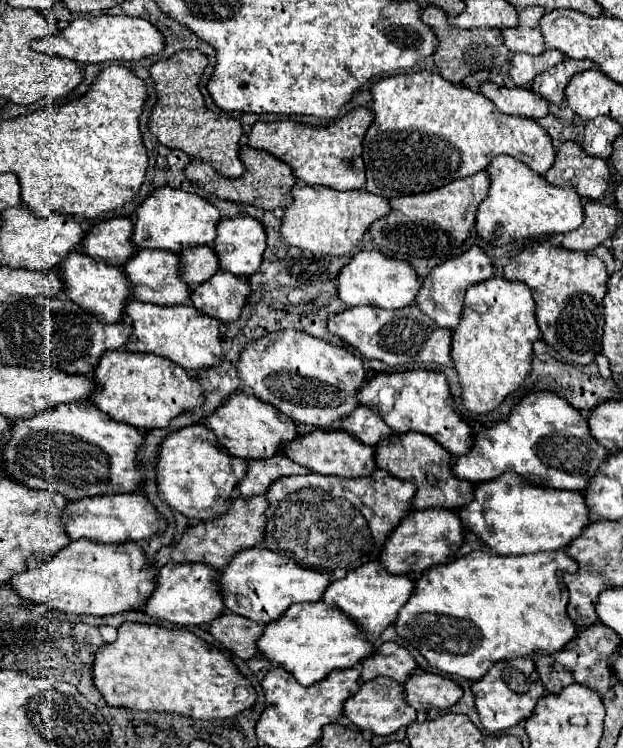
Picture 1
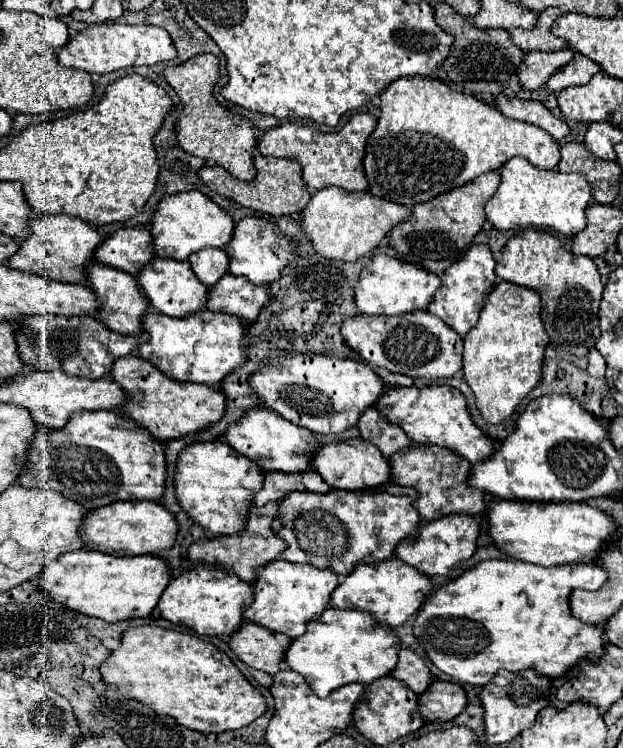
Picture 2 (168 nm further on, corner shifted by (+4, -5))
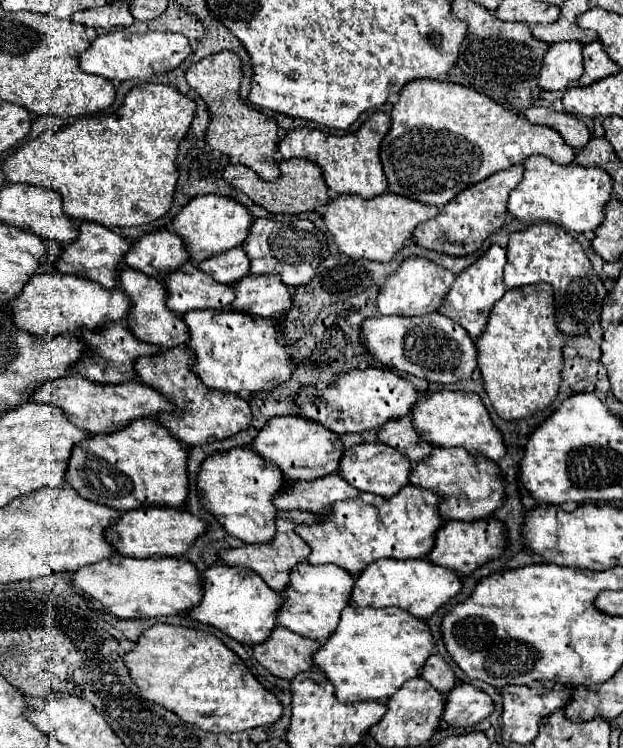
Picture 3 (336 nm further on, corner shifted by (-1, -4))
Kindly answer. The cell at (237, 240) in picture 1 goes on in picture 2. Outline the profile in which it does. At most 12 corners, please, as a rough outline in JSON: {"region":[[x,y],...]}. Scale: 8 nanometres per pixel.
{"region":[[256,215],[224,247],[230,273],[278,281],[296,243]]}

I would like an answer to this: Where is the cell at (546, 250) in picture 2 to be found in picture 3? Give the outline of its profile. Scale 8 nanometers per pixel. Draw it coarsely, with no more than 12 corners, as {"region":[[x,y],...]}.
{"region":[[555,224],[513,232],[505,286],[547,282],[557,328],[585,336],[605,286]]}

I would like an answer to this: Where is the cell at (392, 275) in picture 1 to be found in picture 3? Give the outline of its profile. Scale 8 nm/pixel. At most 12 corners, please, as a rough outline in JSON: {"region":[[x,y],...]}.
{"region":[[407,258],[379,288],[381,314],[437,312],[455,274]]}

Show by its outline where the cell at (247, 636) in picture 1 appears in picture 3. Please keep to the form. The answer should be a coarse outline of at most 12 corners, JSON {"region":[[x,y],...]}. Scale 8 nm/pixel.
{"region":[[283,626],[251,648],[273,676],[309,670],[321,642]]}

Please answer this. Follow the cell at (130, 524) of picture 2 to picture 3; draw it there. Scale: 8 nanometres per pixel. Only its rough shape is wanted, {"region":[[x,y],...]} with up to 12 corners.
{"region":[[177,508],[121,512],[105,532],[123,556],[183,556],[207,524]]}

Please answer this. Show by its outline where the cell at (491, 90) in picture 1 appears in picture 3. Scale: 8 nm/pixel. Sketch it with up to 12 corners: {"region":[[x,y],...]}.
{"region":[[531,106],[525,118],[557,130],[575,150],[591,132],[585,122],[567,112]]}

